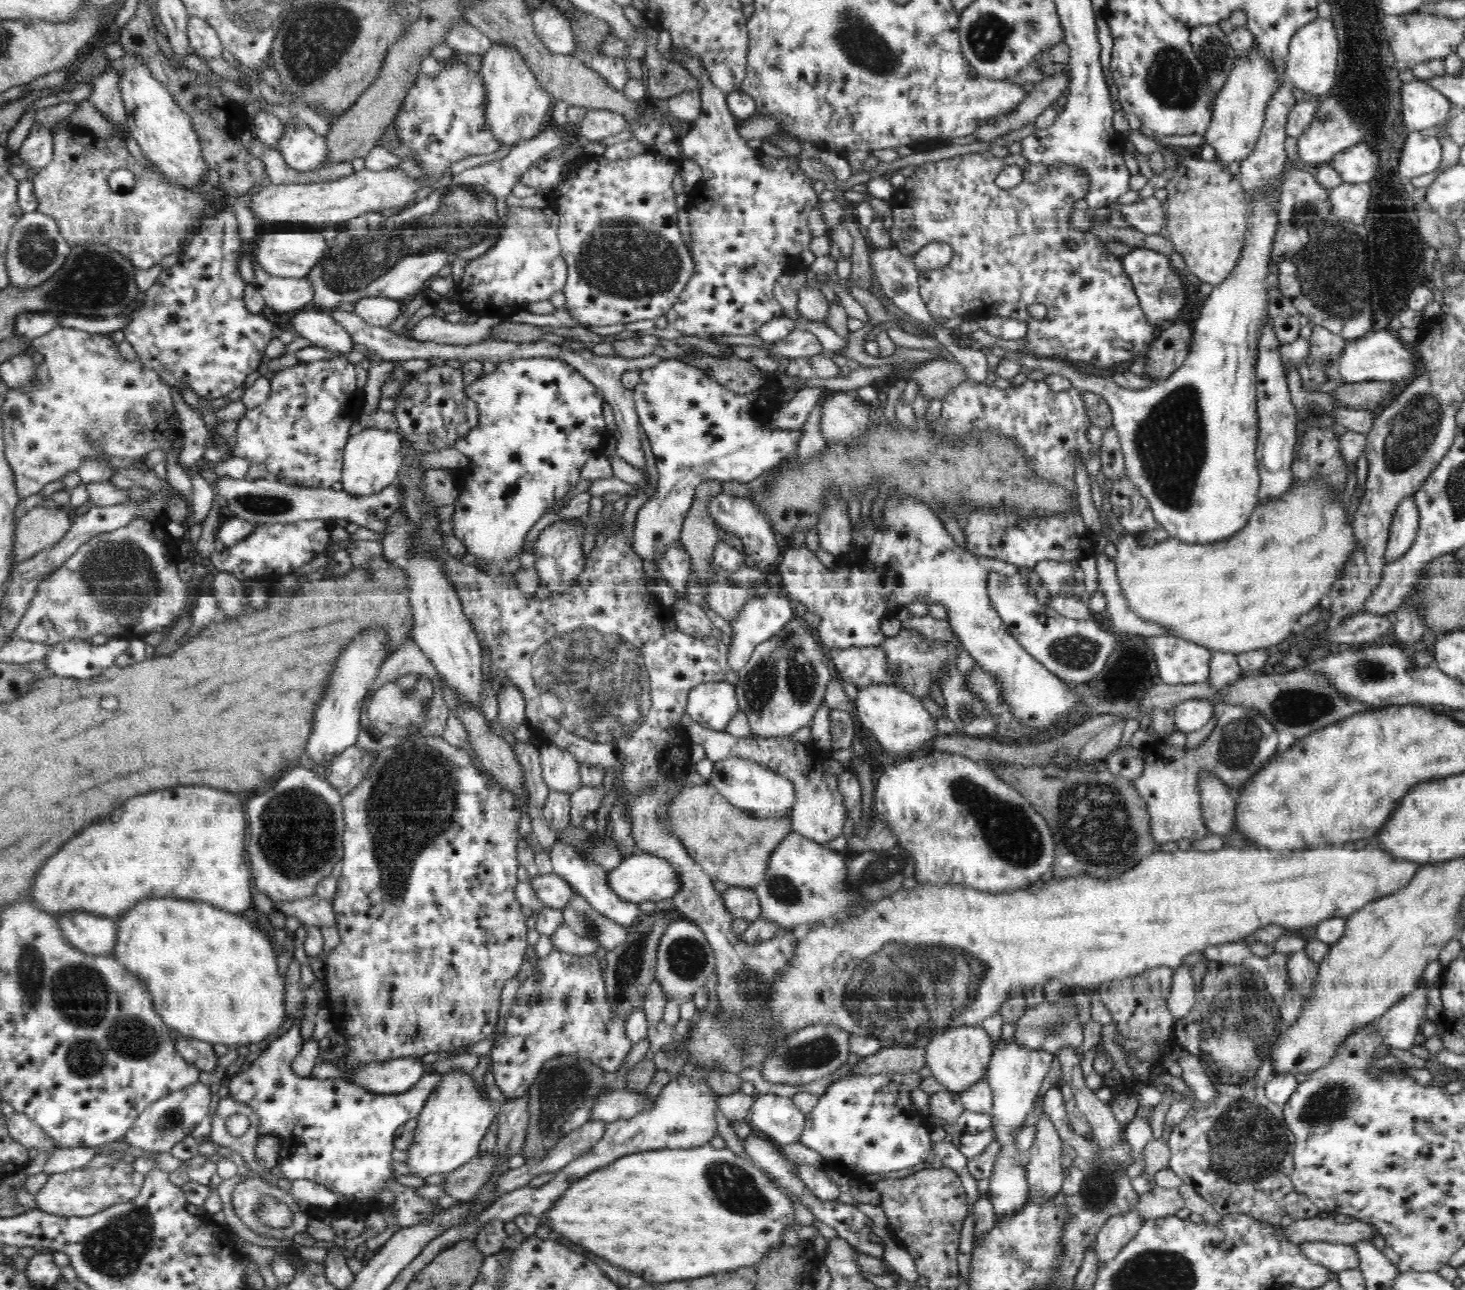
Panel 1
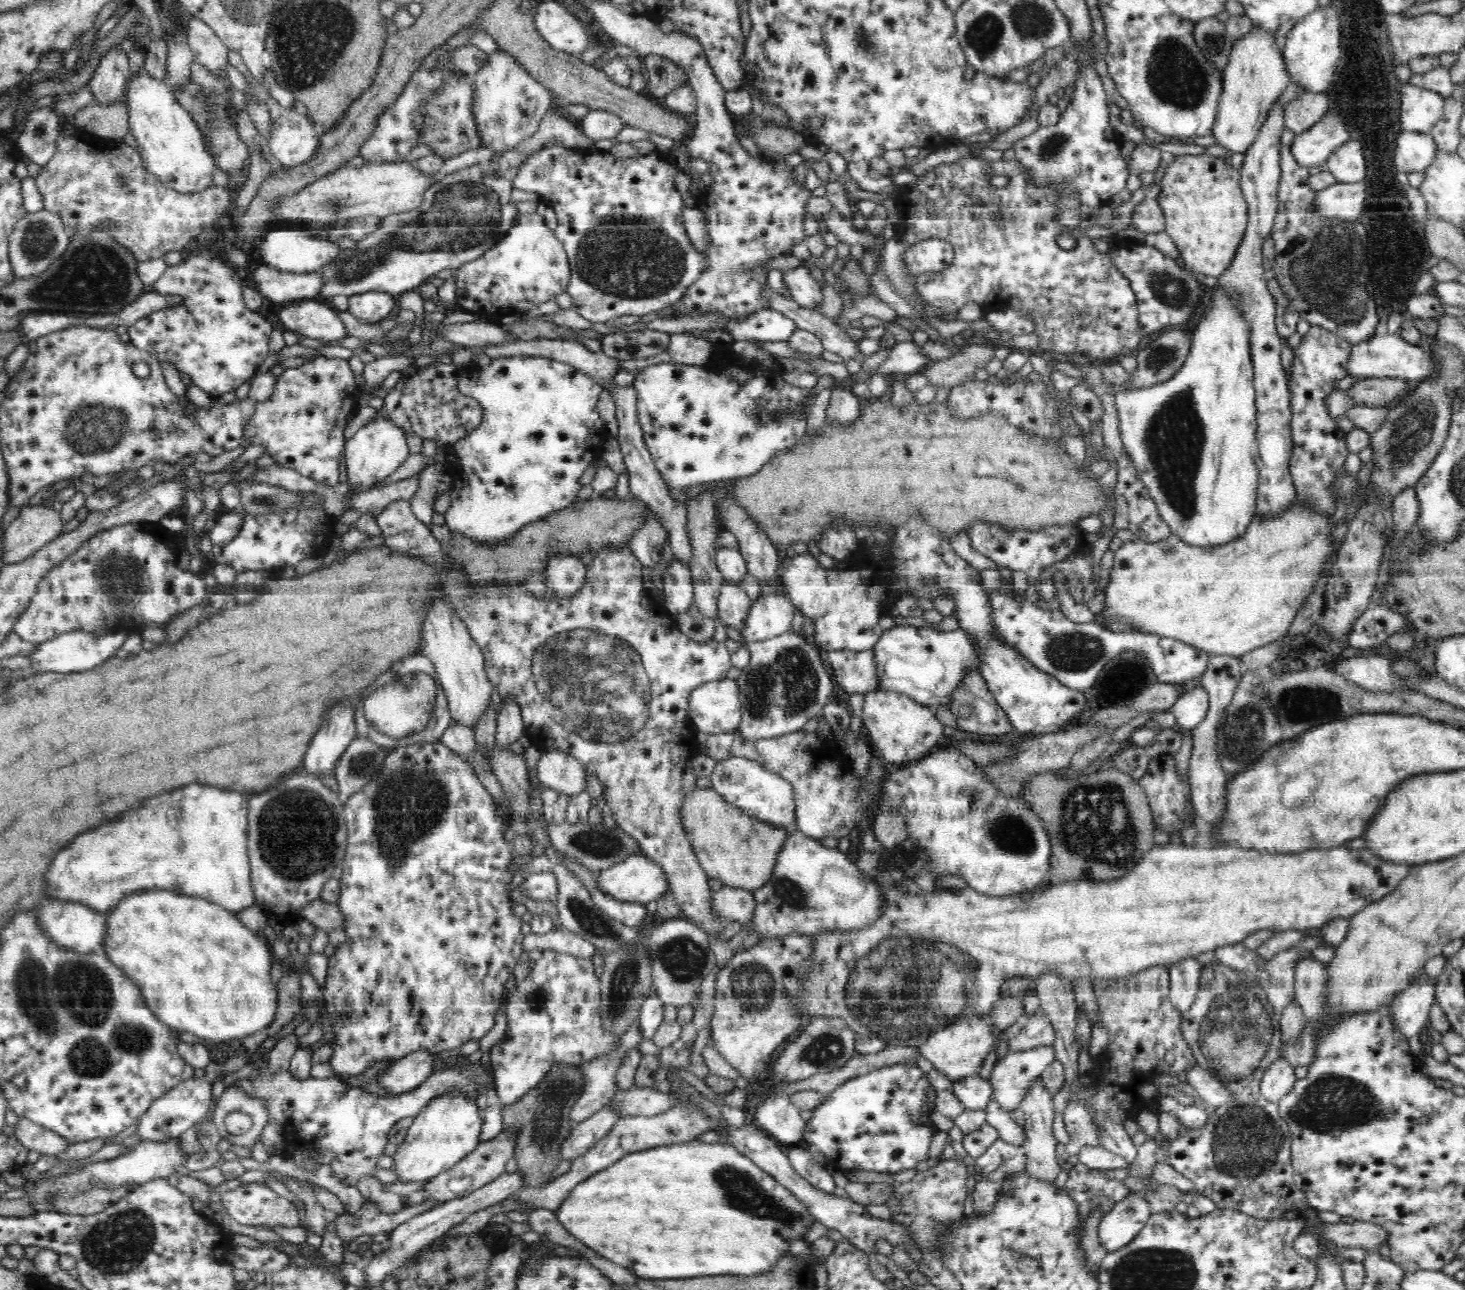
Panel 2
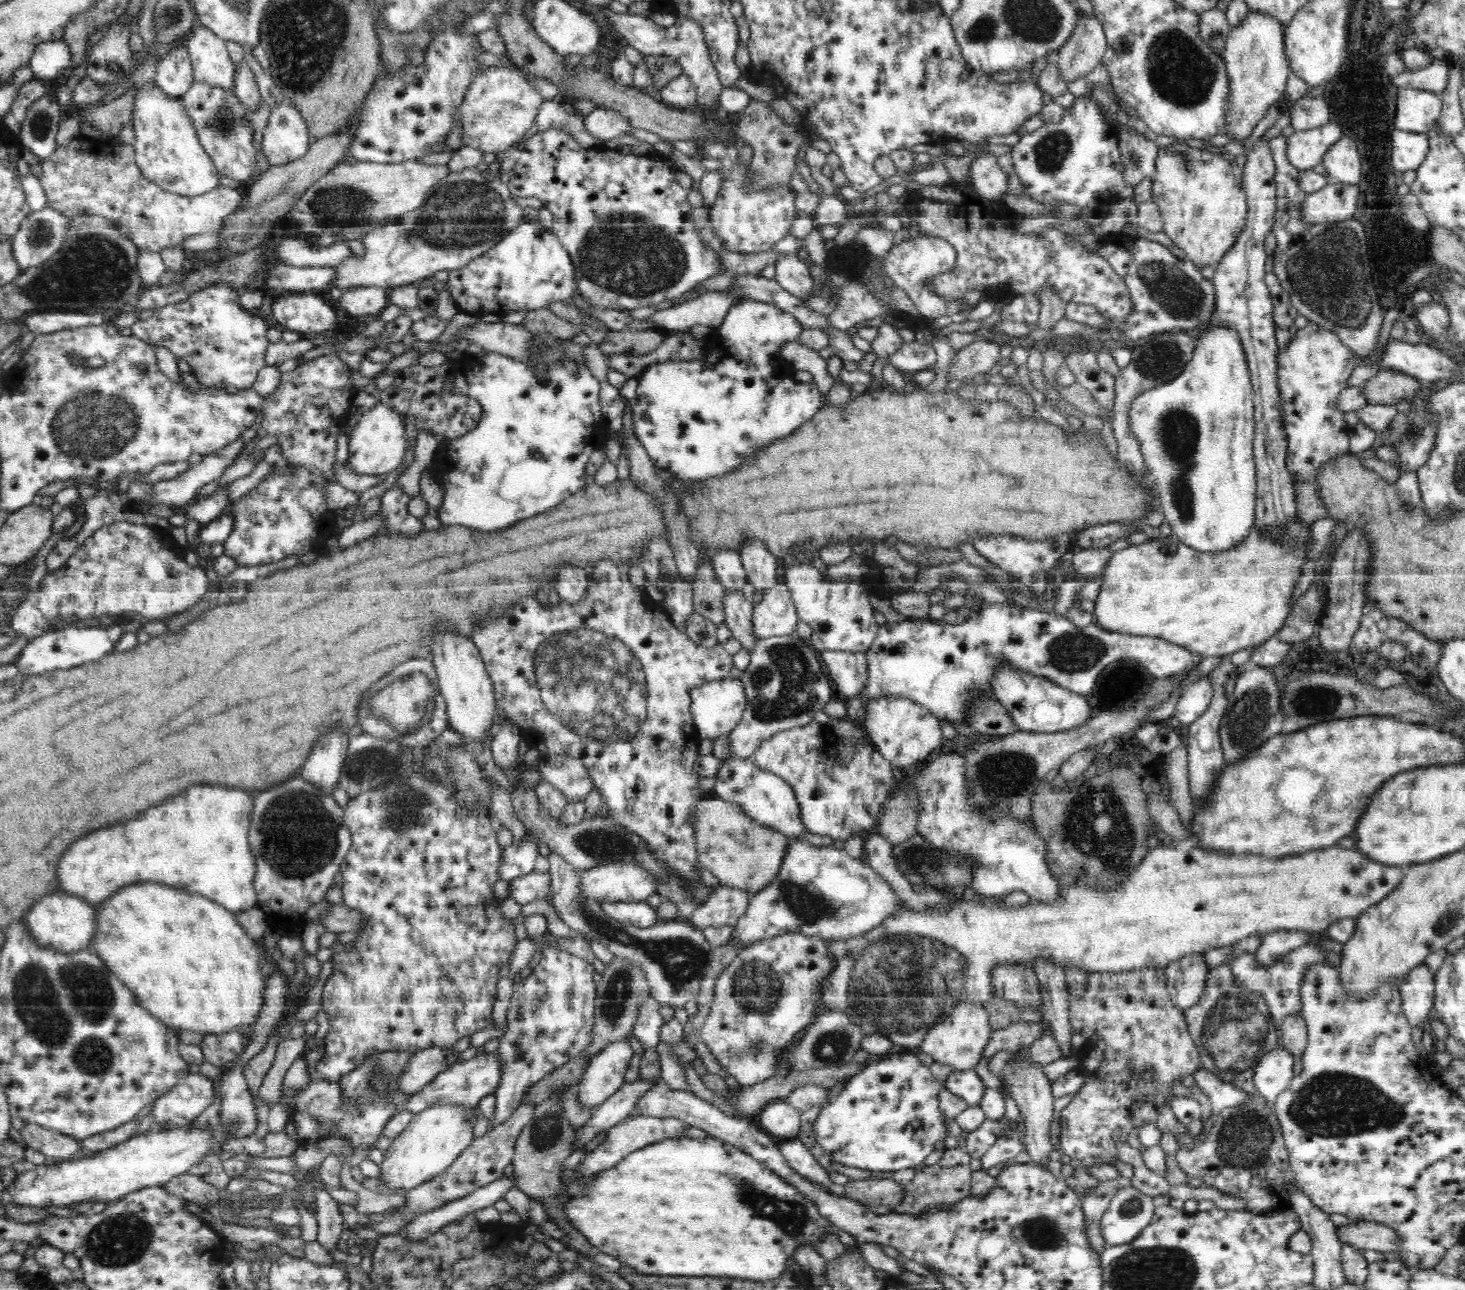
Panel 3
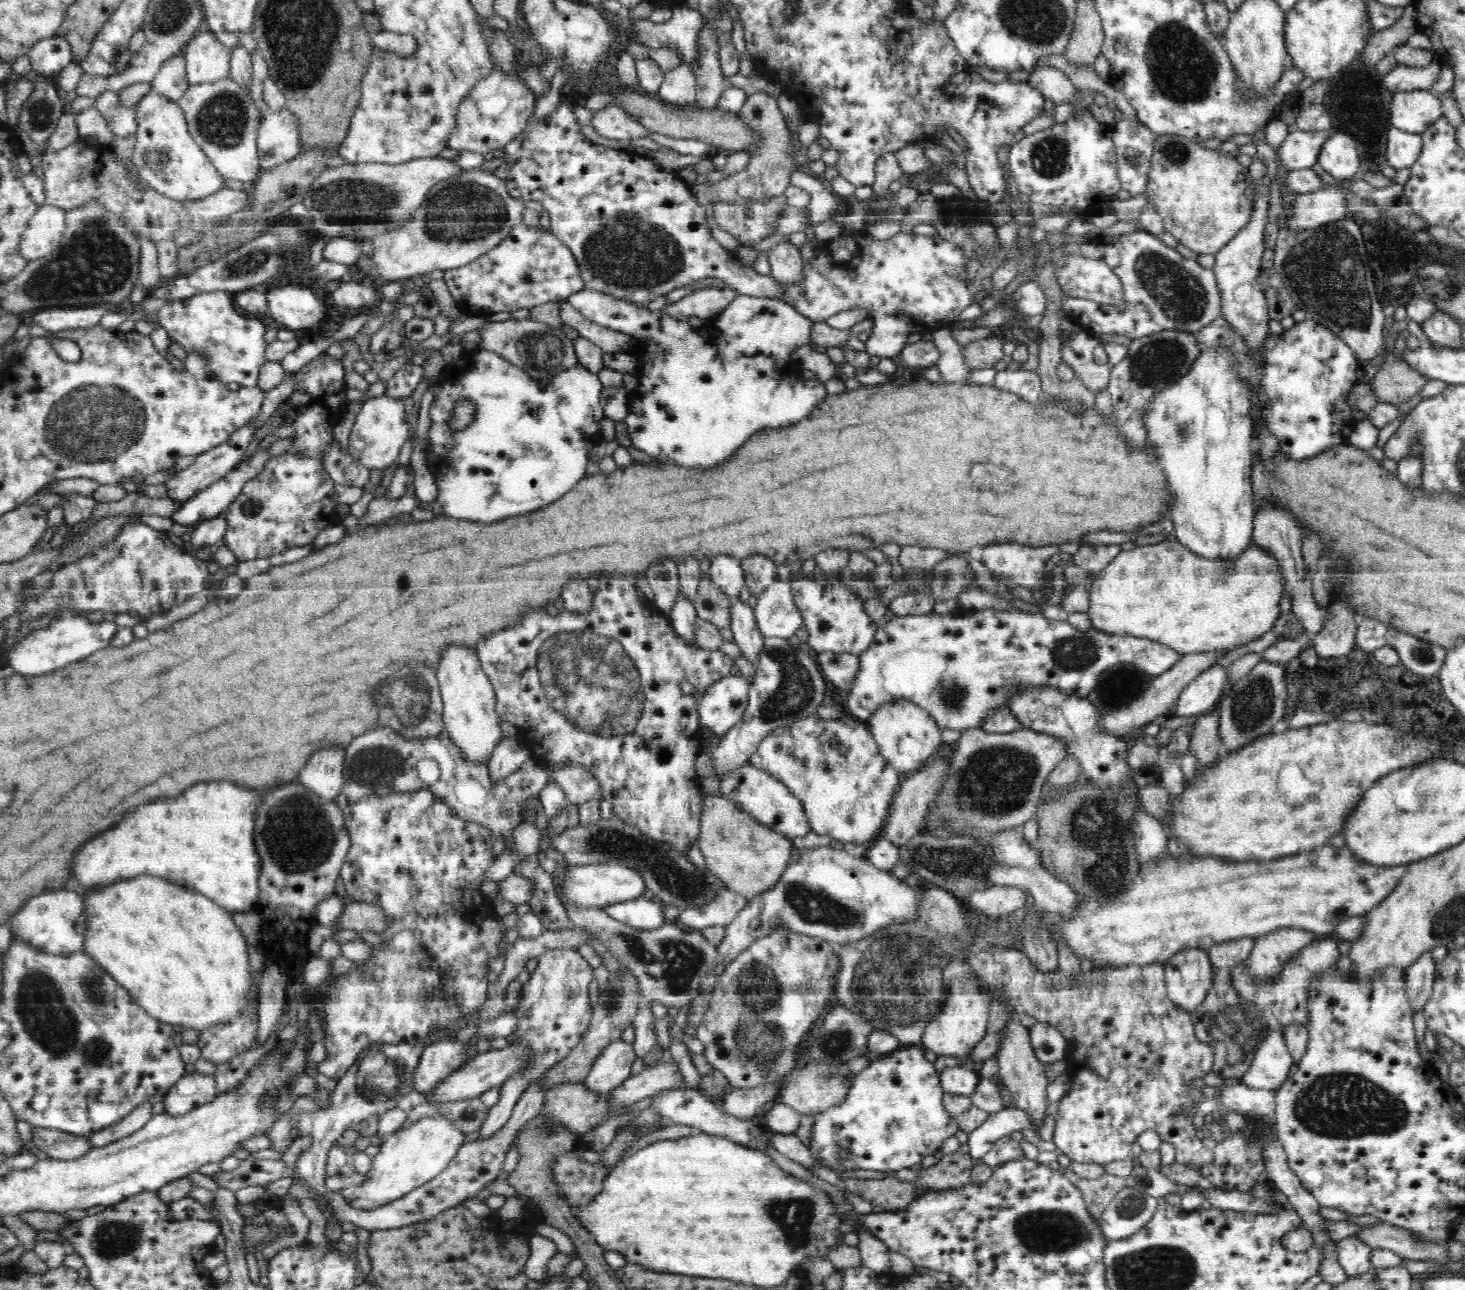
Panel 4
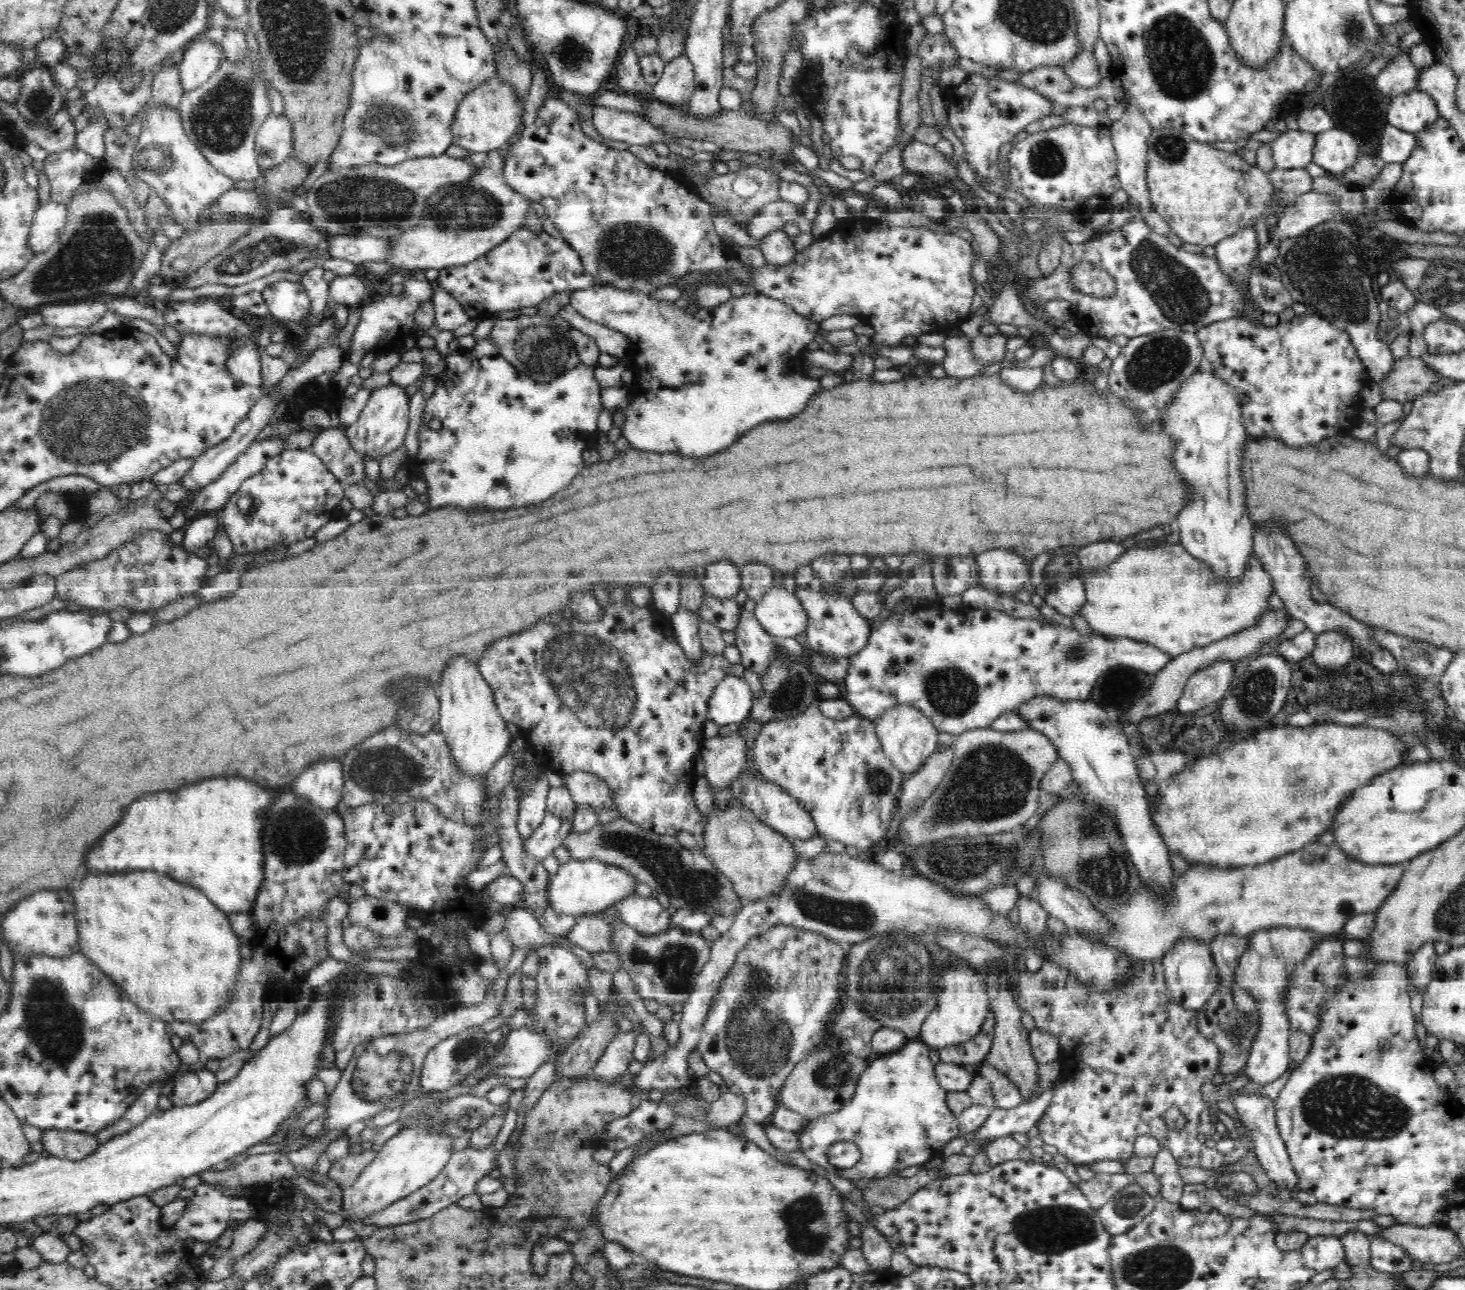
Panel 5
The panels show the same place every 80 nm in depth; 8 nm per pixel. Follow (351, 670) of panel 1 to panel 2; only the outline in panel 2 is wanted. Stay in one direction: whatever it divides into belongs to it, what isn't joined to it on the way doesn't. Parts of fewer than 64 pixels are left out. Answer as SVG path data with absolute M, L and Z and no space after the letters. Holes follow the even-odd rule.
M338 704L332 708L320 732L312 738L304 766L300 767L316 777L332 776L340 756L357 736L355 719L350 704Z

